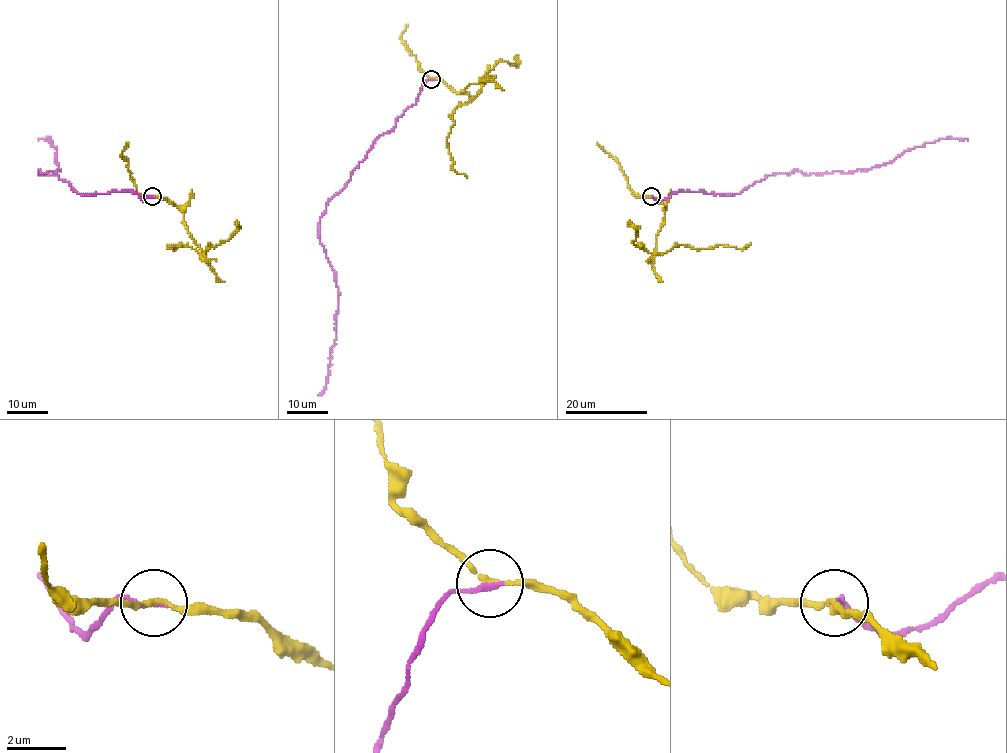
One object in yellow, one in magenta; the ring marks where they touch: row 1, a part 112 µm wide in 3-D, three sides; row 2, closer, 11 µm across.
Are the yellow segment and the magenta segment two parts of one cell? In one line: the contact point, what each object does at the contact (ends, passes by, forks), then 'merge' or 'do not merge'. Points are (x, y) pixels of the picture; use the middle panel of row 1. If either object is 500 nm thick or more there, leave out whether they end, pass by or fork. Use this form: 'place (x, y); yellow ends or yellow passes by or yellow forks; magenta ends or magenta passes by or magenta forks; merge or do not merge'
place (431, 79); yellow passes by; magenta ends; do not merge

